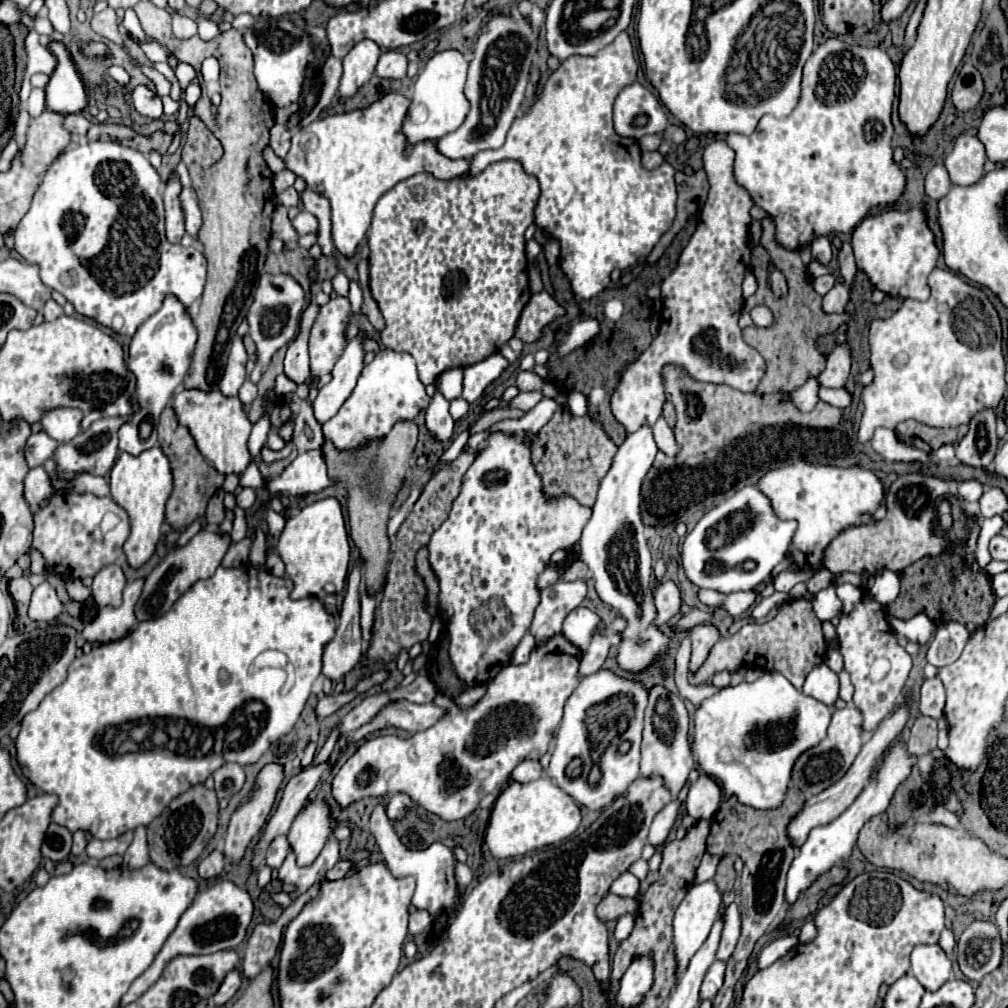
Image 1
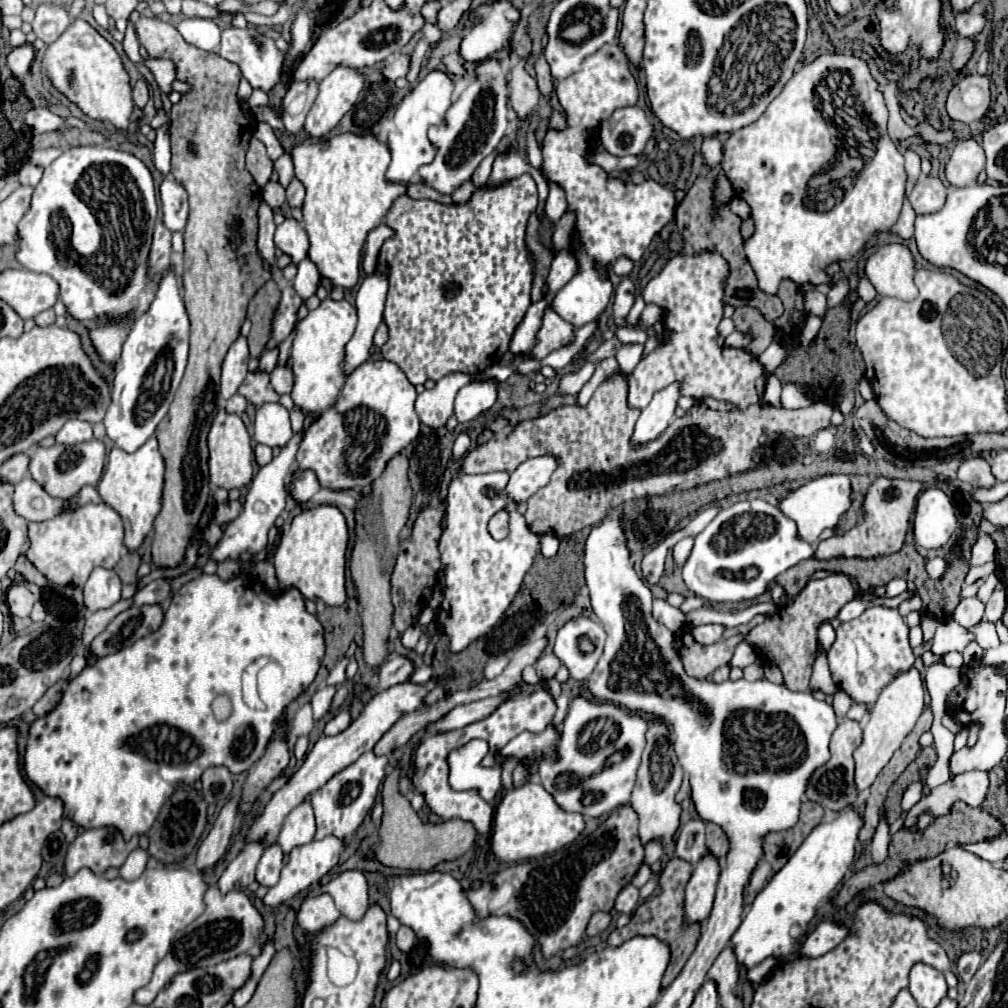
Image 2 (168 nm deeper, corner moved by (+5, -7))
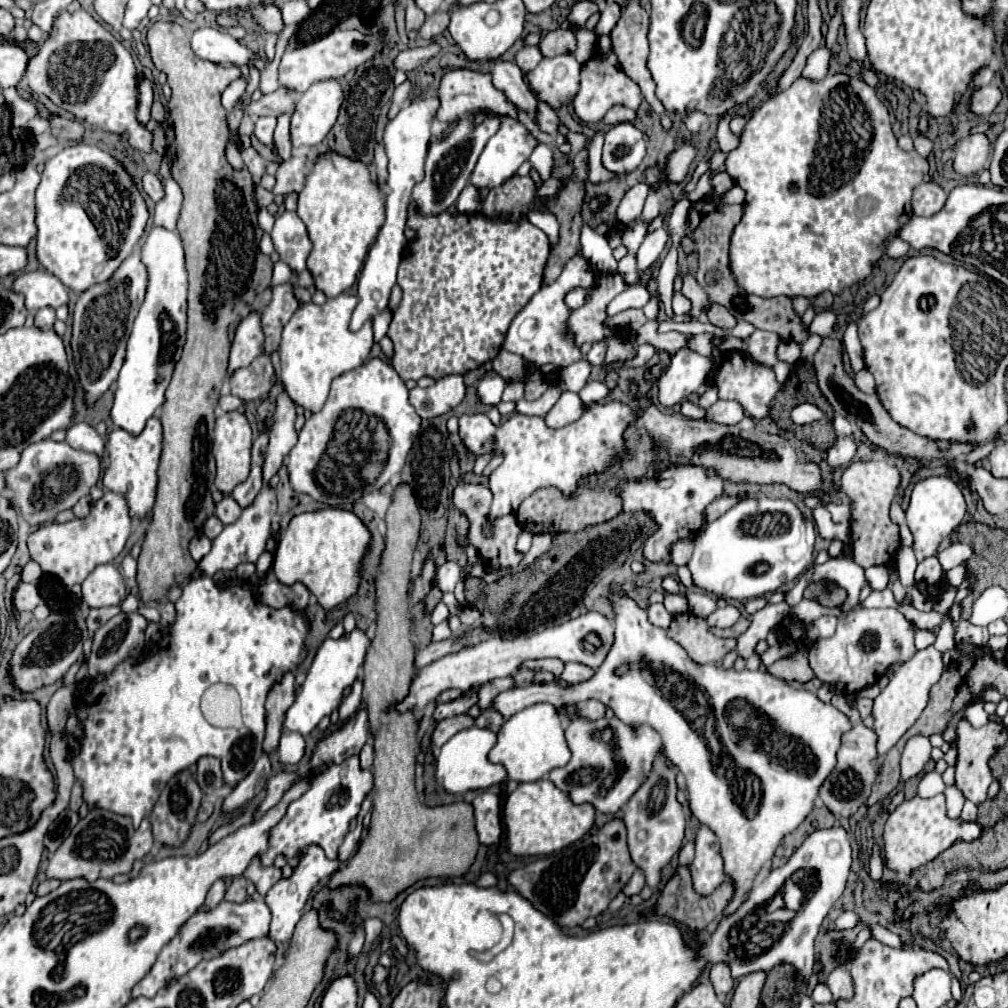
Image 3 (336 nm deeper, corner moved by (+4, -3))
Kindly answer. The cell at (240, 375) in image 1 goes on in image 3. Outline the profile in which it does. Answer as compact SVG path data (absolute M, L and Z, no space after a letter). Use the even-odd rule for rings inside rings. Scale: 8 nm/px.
M259 311L249 313L237 327L235 331L235 339L231 345L231 357L229 357L229 371L227 375L231 377L231 373L235 373L235 369L247 367L255 357L261 355L261 343L263 343L263 331L261 331L261 323L259 323Z

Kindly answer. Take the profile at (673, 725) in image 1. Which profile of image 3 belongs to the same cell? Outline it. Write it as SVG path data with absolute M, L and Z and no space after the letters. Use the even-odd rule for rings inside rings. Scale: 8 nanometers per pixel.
M663 751L657 753L655 765L643 785L635 791L629 803L623 809L623 821L627 827L627 841L631 859L639 869L643 869L647 885L657 887L661 881L661 869L671 861L671 857L679 851L685 831L685 817L683 809L677 803L677 783L675 783L677 769L667 765L667 757Z

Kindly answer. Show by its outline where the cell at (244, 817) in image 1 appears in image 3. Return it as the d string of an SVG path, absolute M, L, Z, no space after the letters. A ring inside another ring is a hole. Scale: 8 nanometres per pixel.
M287 673L281 683L277 683L267 697L267 731L263 749L265 753L273 753L279 747L279 739L283 735L283 717L287 717L287 709L295 703L295 679L293 673Z

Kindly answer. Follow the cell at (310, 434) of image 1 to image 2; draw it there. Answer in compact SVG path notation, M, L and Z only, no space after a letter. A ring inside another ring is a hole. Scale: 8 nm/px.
M244 381L238 389L242 397L246 397L248 403L252 405L262 405L264 401L278 401L278 395L270 383L262 381Z

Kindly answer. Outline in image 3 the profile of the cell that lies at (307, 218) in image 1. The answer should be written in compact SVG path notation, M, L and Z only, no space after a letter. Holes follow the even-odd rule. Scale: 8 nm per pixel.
M285 211L283 215L279 215L275 219L271 239L281 261L285 261L295 273L305 269L305 261L311 251L311 239L297 213Z

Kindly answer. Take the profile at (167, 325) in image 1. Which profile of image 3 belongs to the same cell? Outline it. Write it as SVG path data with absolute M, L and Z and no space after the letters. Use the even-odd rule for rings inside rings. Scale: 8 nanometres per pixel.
M155 225L147 235L145 247L141 251L141 261L149 271L147 295L127 341L125 361L119 371L111 407L113 427L125 429L135 437L145 429L147 421L165 401L171 373L183 353L187 329L187 271L179 233Z

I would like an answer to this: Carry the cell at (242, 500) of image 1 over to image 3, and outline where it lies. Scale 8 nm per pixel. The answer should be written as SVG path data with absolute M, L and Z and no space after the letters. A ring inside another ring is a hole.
M225 495L225 497L217 503L217 509L215 509L215 515L219 517L219 521L221 521L223 525L229 525L229 523L237 521L239 513L241 513L241 507L239 507L239 503L237 503L231 495Z

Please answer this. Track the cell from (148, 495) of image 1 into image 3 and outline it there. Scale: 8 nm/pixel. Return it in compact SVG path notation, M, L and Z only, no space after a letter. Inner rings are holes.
M149 419L143 433L133 437L131 433L123 429L115 429L109 435L107 441L107 455L109 455L109 467L103 473L103 487L119 493L125 497L131 517L143 519L155 503L155 489L157 489L157 467L159 467L159 455L161 455L161 423L159 419Z

